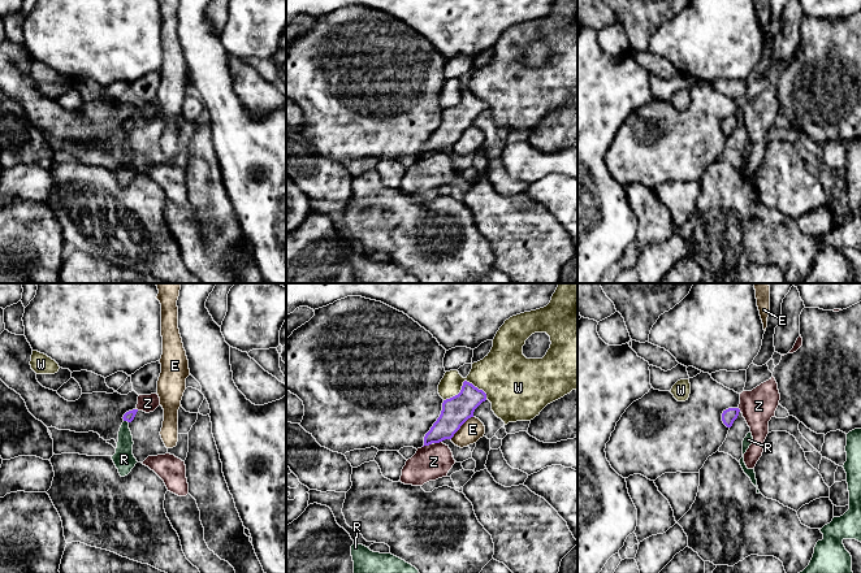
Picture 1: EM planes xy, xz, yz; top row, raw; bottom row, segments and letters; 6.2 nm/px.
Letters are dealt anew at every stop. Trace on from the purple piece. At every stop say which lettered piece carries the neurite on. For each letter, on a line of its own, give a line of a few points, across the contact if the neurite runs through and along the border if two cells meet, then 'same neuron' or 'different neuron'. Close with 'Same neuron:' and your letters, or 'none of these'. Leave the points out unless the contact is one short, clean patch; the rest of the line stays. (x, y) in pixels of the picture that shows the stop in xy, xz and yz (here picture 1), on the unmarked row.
E: line xz (472, 125), (450, 147); different neuron
R: line xy (129, 125), (126, 129), (124, 168); same neuron
W: line xz (487, 103), (464, 90), (457, 103), (444, 109); different neuron
Z: line xz (431, 152), (423, 156); different neuron
Same neuron: R

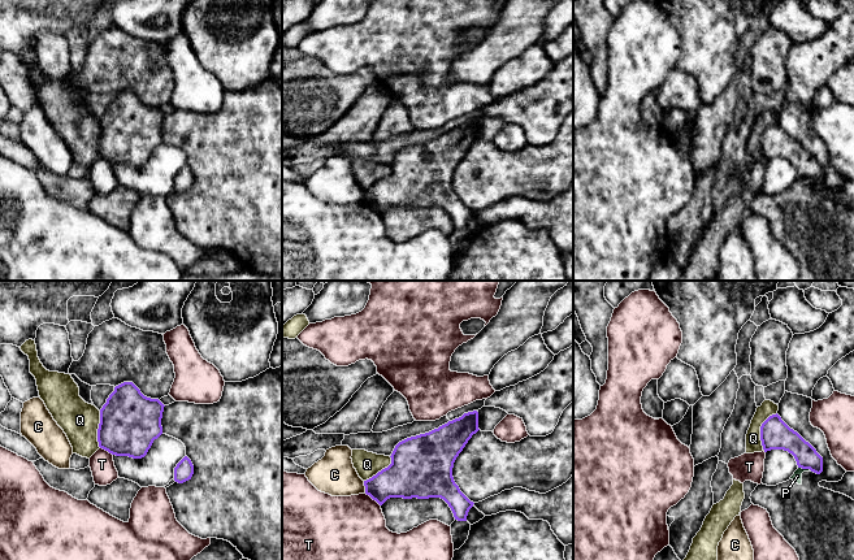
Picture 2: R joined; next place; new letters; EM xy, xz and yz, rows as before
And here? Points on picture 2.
C: different neuron
P: different neuron
Q: line yz (776, 121), (761, 135), (761, 153), (763, 159); different neuron
T: different neuron
Same neuron: none of these

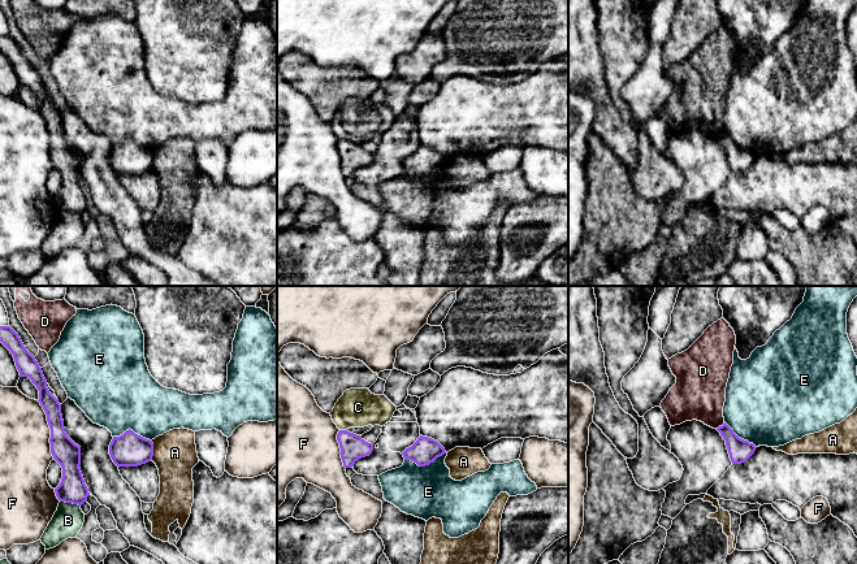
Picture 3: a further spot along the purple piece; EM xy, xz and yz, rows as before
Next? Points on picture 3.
A: line xy (151, 150), (152, 168); different neuron
B: different neuron
C: line xz (340, 138), (346, 139); different neuron
D: line yz (725, 131), (717, 138); different neuron
E: line xz (446, 161), (424, 174), (405, 169); different neuron
F: different neuron
Same neuron: none of these

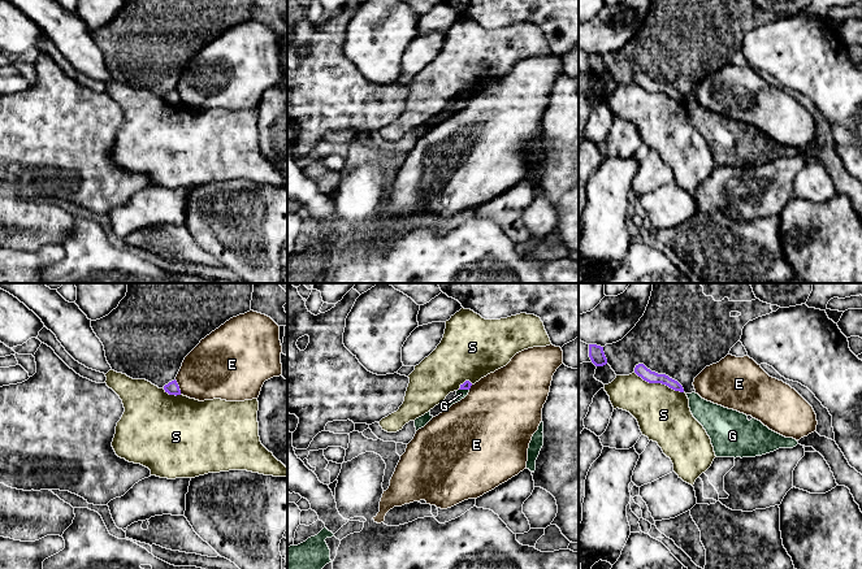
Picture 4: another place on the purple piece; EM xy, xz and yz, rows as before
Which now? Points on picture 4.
E: different neuron
G: line xz (459, 98), (468, 99); different neuron
S: different neuron
Same neuron: none of these

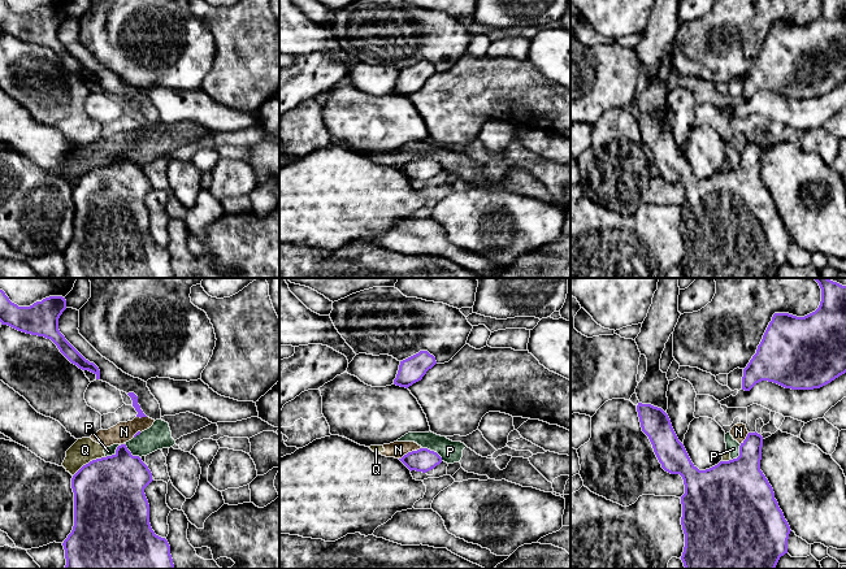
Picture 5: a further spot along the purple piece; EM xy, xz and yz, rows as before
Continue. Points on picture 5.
N: line xz (421, 156), (408, 160), (399, 168); different neuron
P: line xz (422, 156), (434, 160), (442, 169); different neuron
Q: different neuron
Same neuron: none of these

